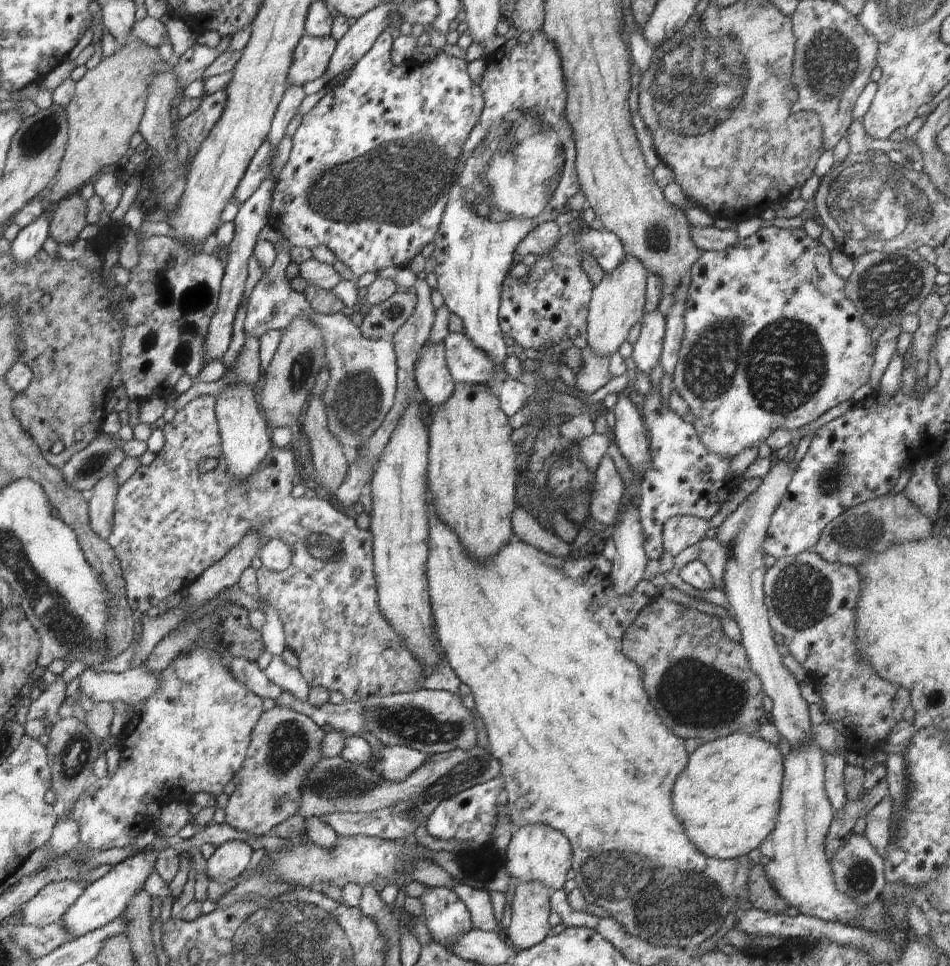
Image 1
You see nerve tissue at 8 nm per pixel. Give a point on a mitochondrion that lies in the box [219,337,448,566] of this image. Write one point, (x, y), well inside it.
(358, 398)

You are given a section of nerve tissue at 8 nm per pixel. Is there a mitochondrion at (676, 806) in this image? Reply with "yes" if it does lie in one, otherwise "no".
no

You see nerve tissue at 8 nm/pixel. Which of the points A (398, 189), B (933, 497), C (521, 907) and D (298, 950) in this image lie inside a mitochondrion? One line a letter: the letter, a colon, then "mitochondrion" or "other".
A: mitochondrion
B: other
C: other
D: mitochondrion

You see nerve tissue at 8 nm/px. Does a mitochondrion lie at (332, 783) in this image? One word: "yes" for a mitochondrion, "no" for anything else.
yes

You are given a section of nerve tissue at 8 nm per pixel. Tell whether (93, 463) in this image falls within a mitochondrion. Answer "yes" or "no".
yes

